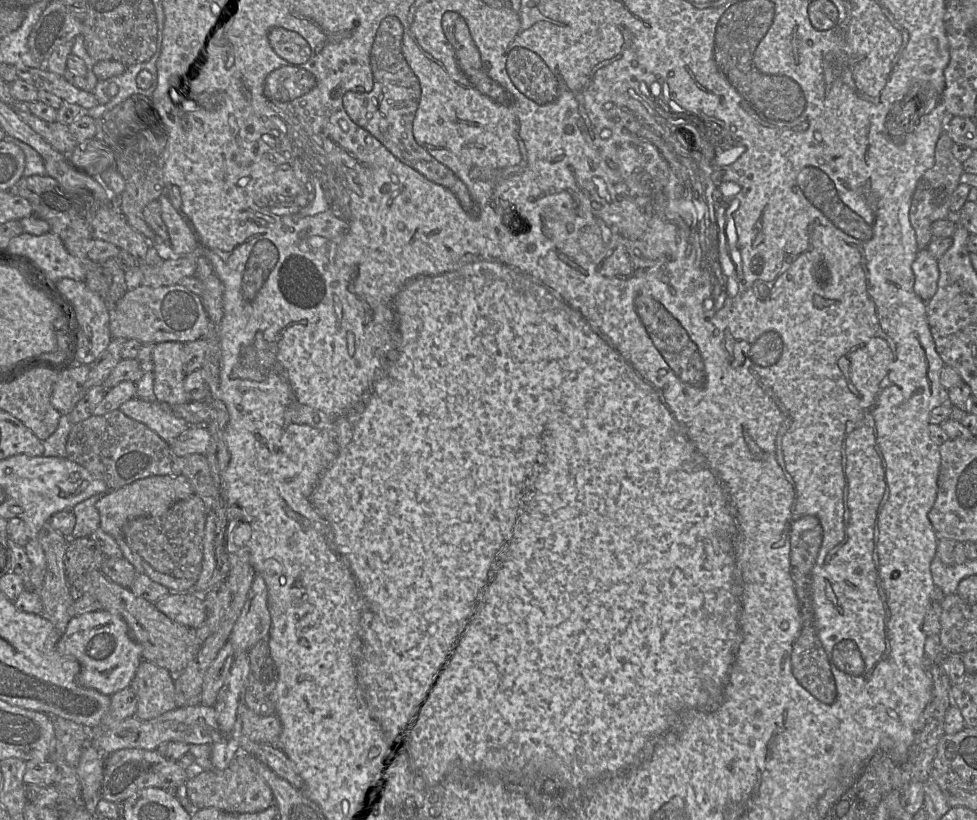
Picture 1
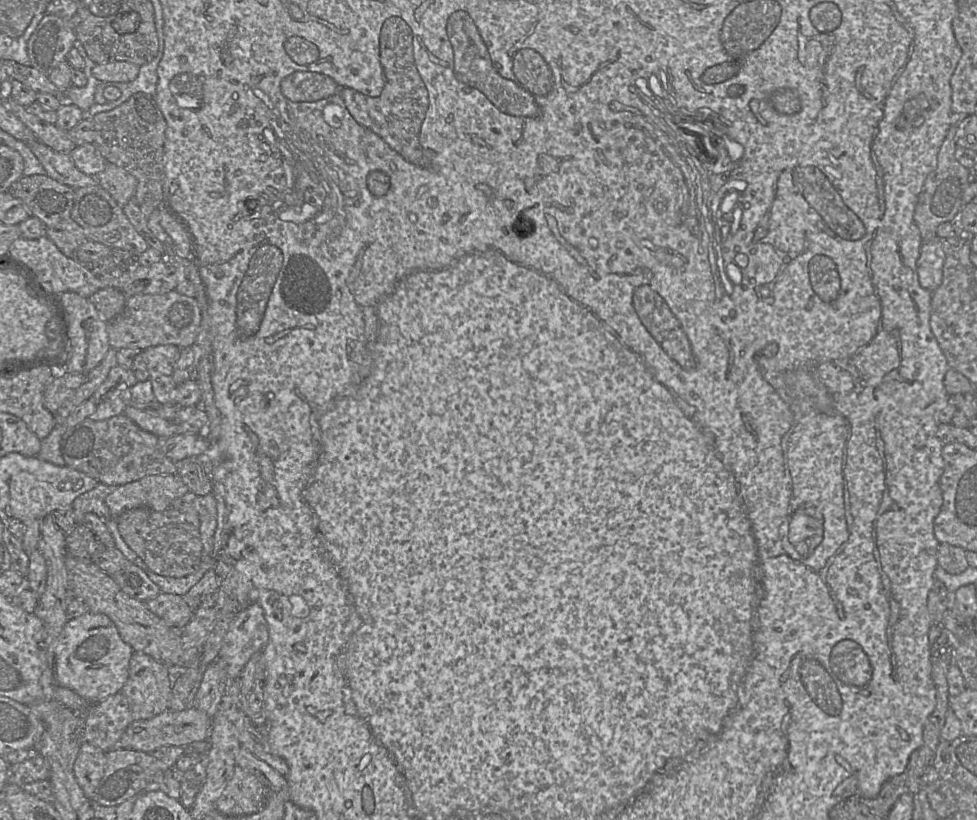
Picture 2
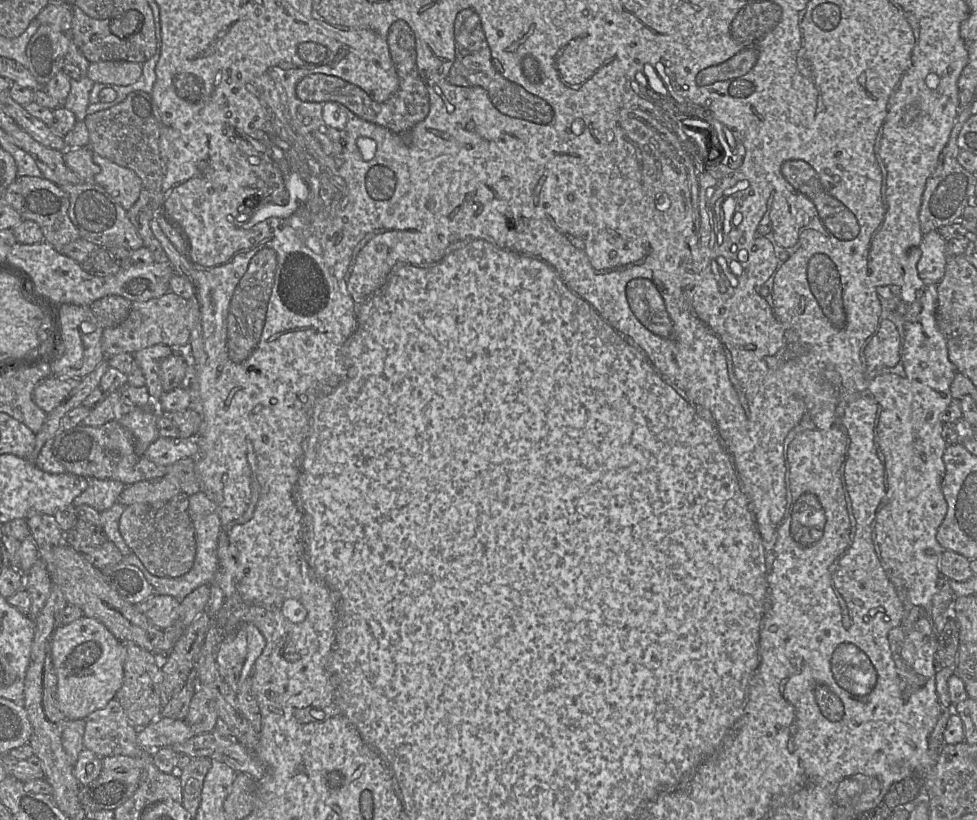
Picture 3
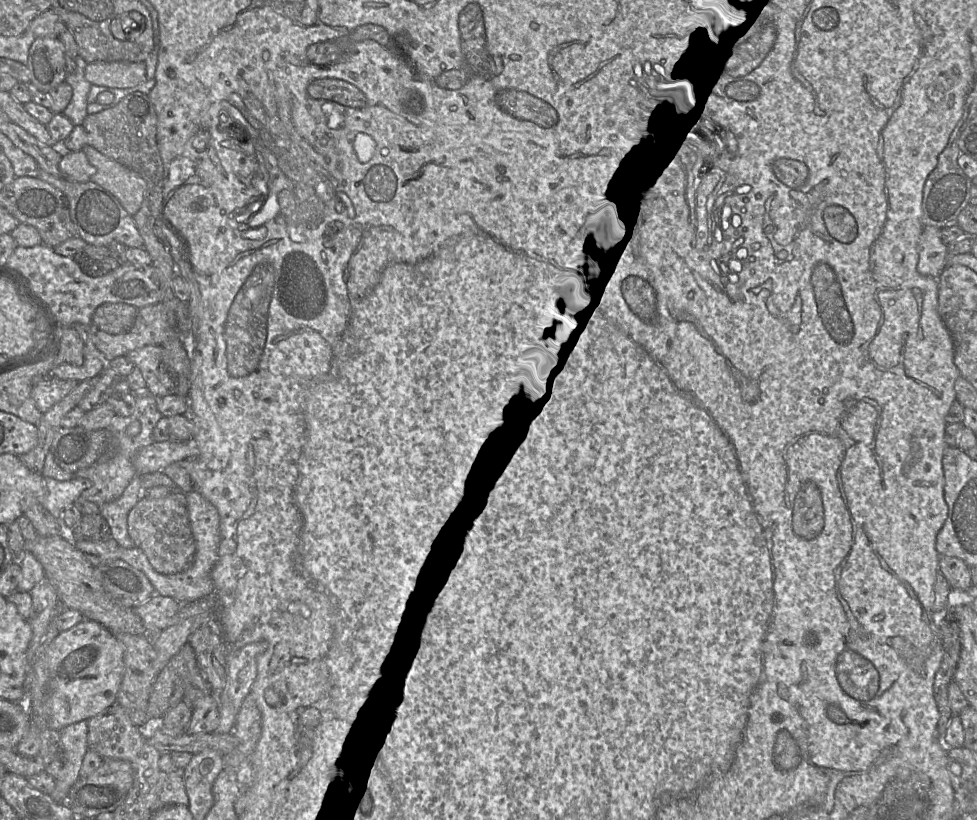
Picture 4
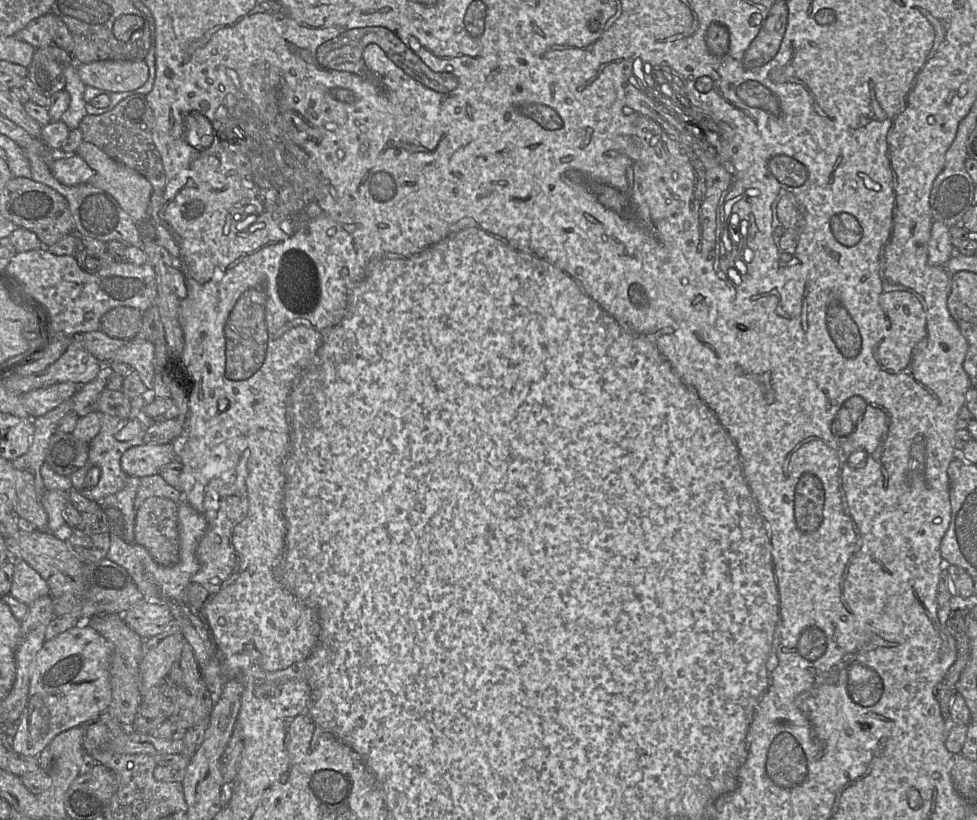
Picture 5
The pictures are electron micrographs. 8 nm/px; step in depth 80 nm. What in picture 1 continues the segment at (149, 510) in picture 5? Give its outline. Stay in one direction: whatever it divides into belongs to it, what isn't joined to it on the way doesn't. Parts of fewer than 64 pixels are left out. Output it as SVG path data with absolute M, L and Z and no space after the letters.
M194 494L173 504L158 517L136 517L122 529L129 548L156 571L177 579L197 581L202 569L203 537L208 501Z

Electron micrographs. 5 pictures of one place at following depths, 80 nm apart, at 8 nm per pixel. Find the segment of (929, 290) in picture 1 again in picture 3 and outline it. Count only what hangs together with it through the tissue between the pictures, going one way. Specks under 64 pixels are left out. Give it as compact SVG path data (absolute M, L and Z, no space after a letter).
M937 230L923 235L921 257L917 263L918 276L922 280L938 284L943 278L948 261L946 242Z

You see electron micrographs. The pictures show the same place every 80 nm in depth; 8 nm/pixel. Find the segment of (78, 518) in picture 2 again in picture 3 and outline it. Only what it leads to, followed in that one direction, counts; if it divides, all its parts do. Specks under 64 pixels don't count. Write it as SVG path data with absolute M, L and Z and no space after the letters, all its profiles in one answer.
M94 477L88 479L88 488L72 503L75 507L88 505L98 512L112 507L118 500L119 495L126 485L117 480L102 480Z

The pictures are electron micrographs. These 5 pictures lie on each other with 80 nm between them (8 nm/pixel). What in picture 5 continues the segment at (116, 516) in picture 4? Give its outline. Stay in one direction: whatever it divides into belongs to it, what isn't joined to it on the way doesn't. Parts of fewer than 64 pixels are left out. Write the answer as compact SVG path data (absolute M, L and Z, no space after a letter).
M128 476L123 489L101 499L98 504L103 509L117 508L121 511L125 523L123 540L126 543L136 543L134 538L135 508L134 501L140 485L140 478Z

